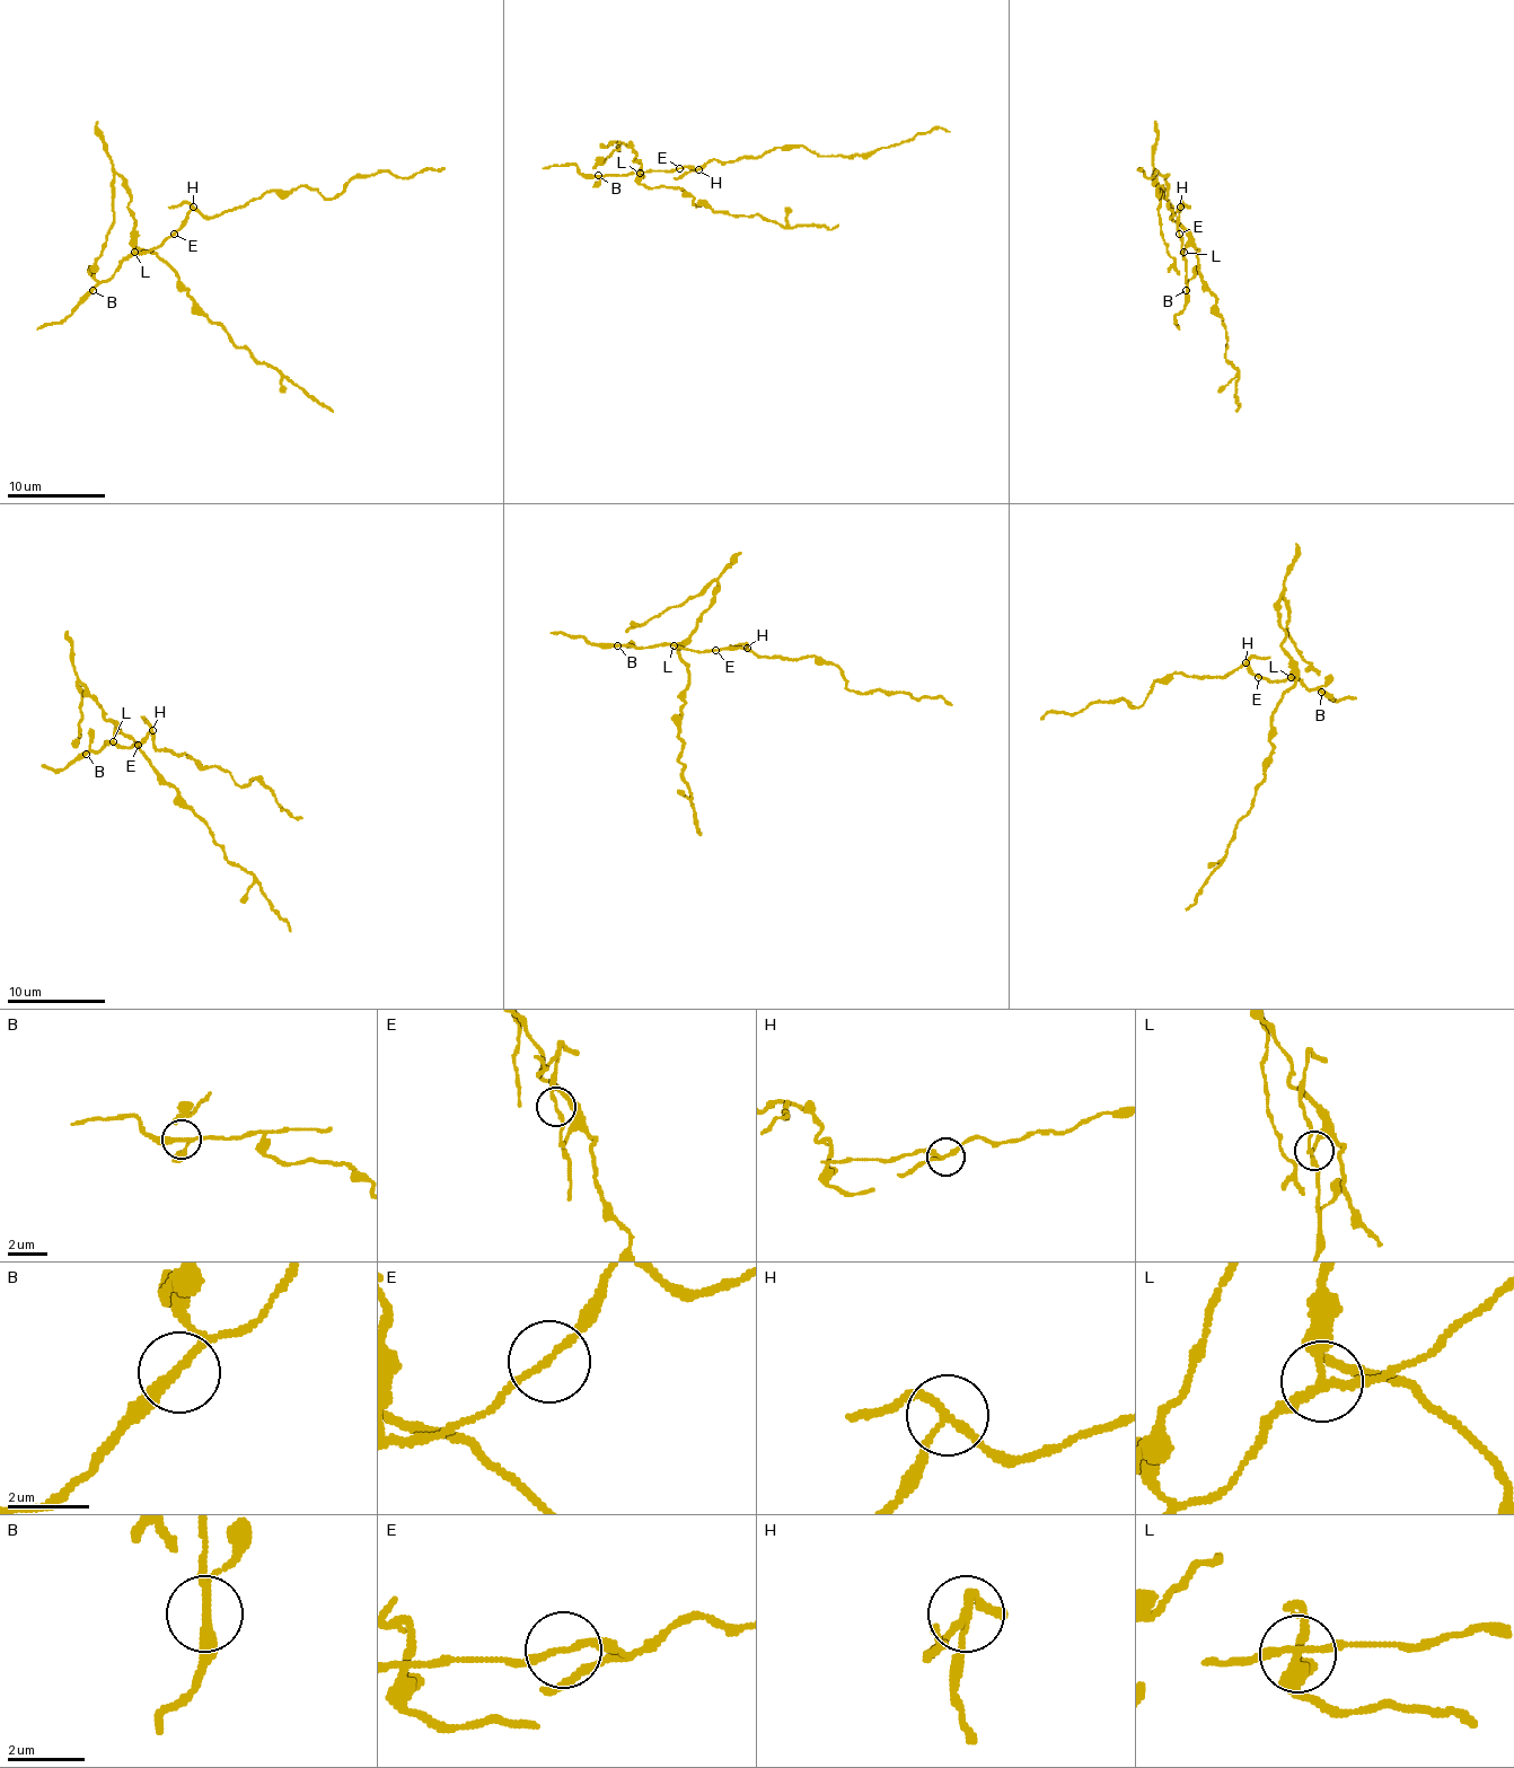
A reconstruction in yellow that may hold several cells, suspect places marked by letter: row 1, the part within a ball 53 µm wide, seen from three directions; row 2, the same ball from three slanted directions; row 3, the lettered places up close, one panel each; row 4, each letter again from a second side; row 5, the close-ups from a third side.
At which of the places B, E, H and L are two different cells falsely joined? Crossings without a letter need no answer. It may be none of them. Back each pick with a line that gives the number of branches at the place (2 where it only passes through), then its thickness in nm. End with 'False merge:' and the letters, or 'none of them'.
H: 3 branches meet; 180 nm thick
L: 3 branches meet; 190 nm thick
False merge: H, L

